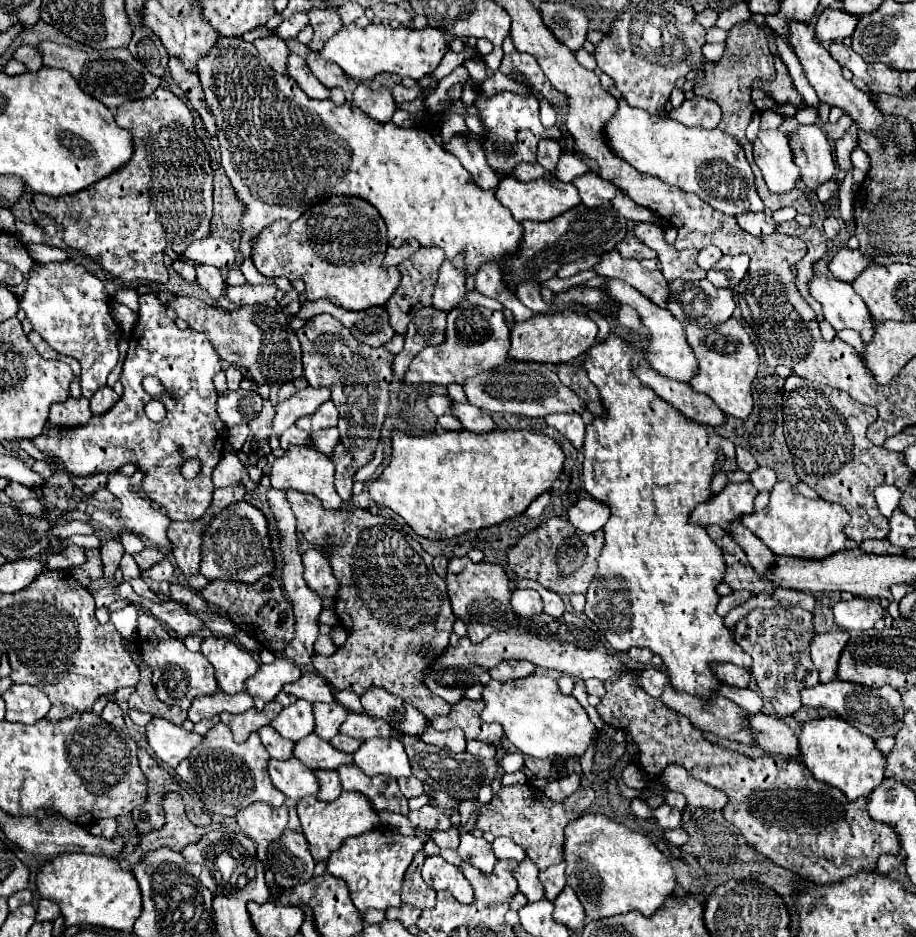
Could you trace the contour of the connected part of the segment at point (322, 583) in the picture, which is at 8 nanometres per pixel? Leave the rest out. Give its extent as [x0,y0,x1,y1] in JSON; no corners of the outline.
[302,550,338,598]

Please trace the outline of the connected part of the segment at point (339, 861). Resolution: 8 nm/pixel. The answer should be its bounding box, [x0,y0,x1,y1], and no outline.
[328,828,422,912]

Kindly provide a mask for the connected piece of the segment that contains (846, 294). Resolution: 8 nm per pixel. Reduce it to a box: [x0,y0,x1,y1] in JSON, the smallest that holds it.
[810,276,874,342]

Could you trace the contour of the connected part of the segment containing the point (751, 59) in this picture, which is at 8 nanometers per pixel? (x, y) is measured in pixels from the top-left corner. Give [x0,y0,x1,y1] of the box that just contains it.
[692,20,810,210]

